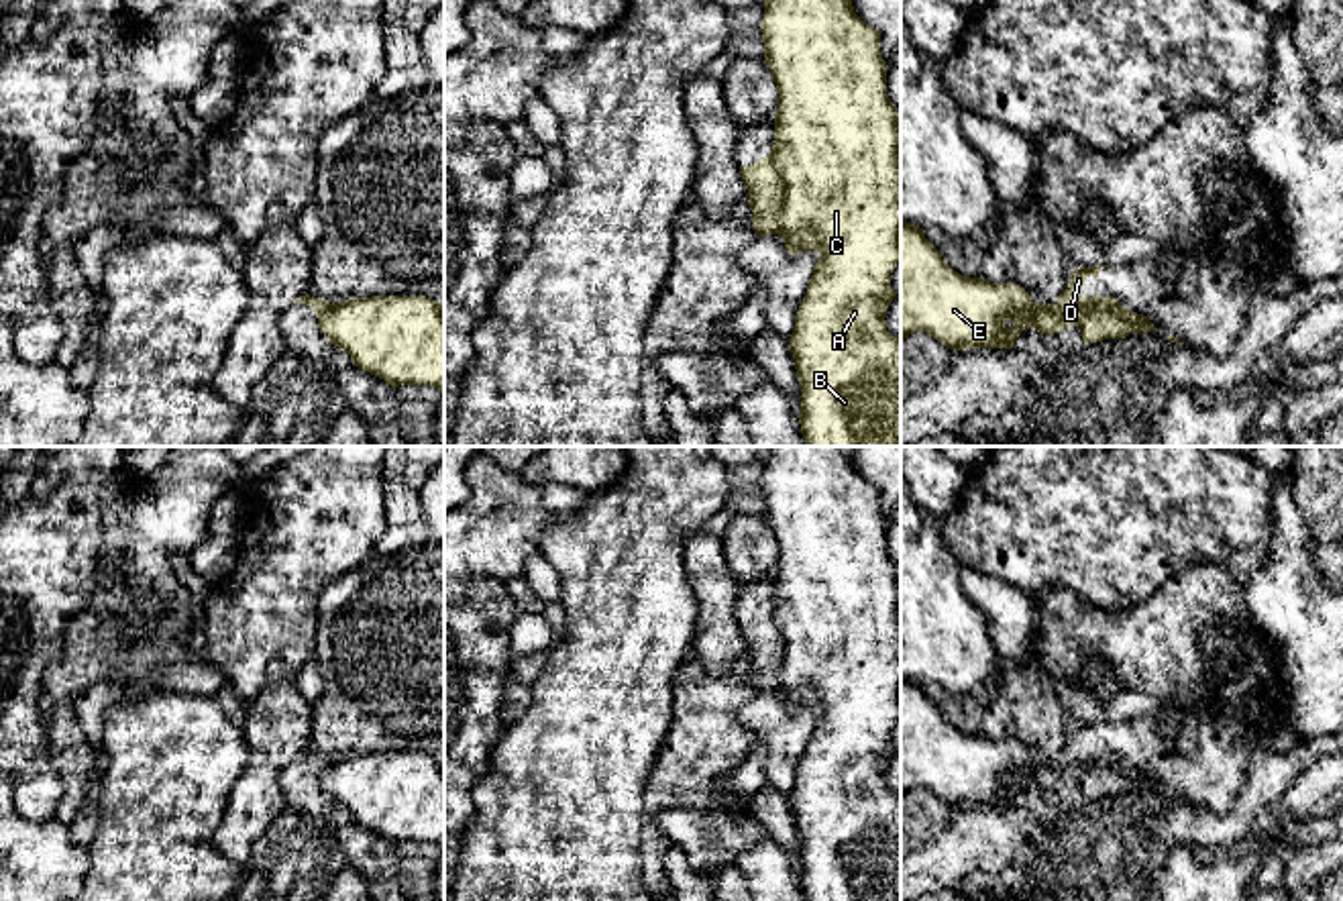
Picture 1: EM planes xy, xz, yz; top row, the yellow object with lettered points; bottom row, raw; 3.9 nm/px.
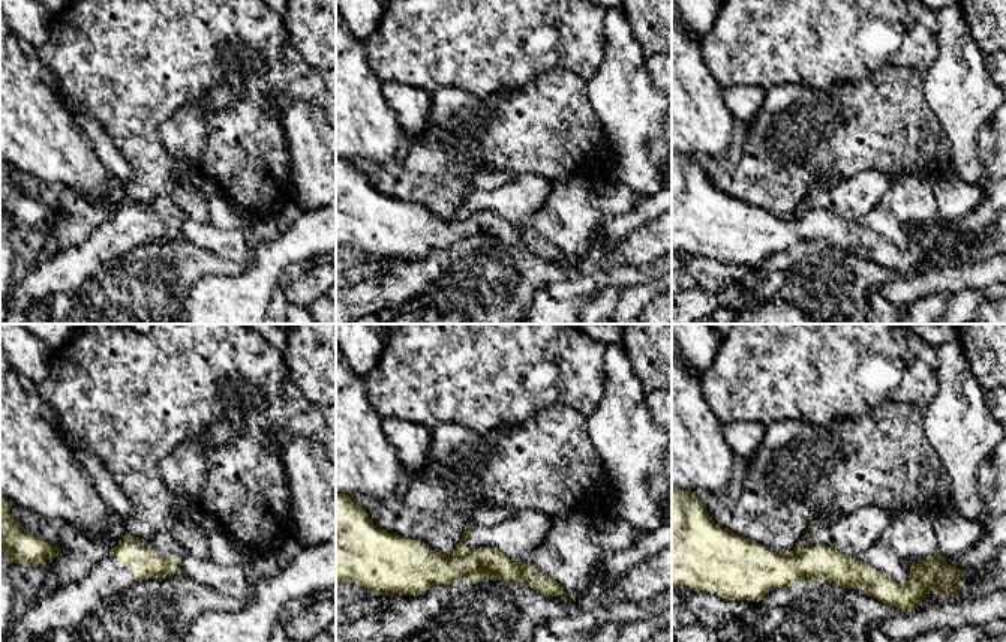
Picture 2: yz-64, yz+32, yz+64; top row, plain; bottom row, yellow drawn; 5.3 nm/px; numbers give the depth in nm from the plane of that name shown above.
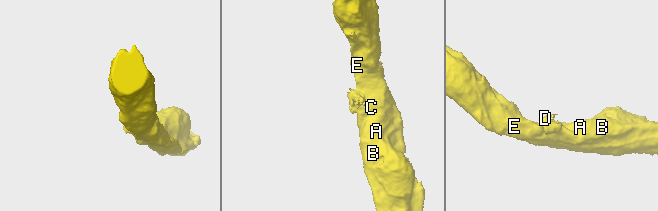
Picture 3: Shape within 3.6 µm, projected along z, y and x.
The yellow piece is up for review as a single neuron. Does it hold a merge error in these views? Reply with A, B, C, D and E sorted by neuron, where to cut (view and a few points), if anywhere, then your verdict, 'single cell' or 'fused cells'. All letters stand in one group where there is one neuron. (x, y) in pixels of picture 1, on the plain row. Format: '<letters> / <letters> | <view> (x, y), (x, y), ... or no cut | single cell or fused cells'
A B C E / D | xz (775, 600), (775, 624), (783, 637), (779, 690) | fused cells

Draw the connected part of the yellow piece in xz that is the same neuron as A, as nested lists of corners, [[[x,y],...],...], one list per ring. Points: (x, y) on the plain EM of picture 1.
[[[768,446],[760,489],[778,548],[774,620],[785,636],[778,693],[789,711],[819,709],[789,795],[801,840],[801,891],[805,901],[901,901],[901,795],[884,779],[897,752],[891,730],[901,720],[901,577],[887,552],[880,489],[854,469],[848,446]]]

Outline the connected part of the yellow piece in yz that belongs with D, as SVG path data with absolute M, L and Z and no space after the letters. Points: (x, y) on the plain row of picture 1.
M1113 722L1078 724L1070 732L1066 746L1052 760L1052 766L1058 771L1068 766L1082 768L1078 785L1084 801L1100 799L1105 795L1125 795L1137 789L1137 779L1143 775L1139 771L1133 771L1131 775L1123 773L1121 760L1113 752L1100 754L1094 750L1088 754L1078 750L1078 744L1086 740L1088 732L1092 732L1094 738L1098 736L1103 724L1115 726Z

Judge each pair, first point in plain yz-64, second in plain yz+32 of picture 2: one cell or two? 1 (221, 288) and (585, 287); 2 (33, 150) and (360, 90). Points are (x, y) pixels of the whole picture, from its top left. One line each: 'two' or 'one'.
1: two
2: one

